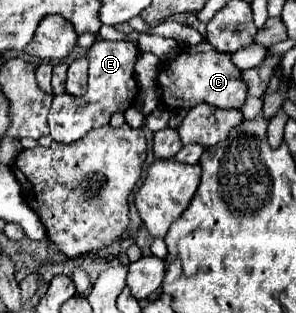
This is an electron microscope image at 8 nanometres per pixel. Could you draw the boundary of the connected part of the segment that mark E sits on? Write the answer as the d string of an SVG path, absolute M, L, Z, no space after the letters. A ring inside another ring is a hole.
M97 39L89 51L89 81L87 81L87 91L83 97L73 97L69 93L55 95L53 105L49 109L49 135L53 141L59 143L71 143L75 139L81 139L87 131L93 127L101 127L109 123L109 117L115 111L125 111L127 107L133 105L137 97L137 81L135 81L135 61L137 61L139 49L135 43L127 39L119 41L105 41Z

